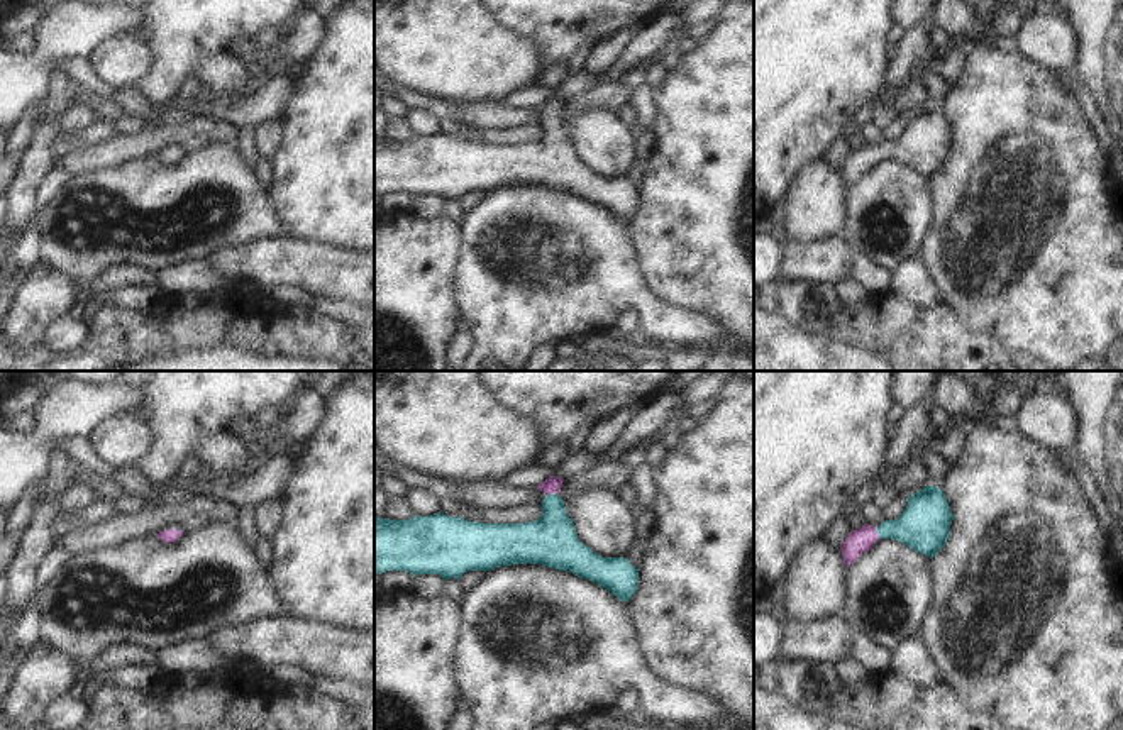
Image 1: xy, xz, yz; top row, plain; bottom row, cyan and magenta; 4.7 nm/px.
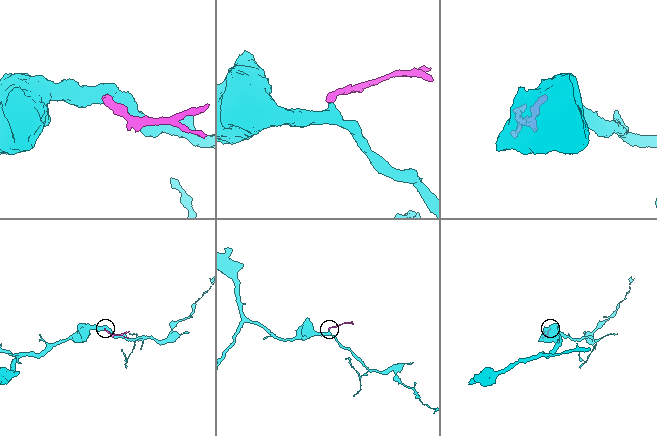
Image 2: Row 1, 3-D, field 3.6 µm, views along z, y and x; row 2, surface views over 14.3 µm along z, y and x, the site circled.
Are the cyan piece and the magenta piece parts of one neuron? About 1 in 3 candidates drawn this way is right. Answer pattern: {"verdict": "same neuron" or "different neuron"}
{"verdict": "same neuron"}

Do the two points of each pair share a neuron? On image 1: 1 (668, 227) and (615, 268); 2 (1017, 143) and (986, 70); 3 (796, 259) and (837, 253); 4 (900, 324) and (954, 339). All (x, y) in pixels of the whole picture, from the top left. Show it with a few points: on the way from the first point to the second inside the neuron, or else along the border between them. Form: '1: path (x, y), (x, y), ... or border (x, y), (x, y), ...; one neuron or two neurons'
1: path (654, 241), (629, 265); one neuron
2: path (1012, 124), (996, 88); one neuron
3: path (807, 259), (827, 259); one neuron
4: path (913, 336), (917, 339), (940, 339); one neuron

